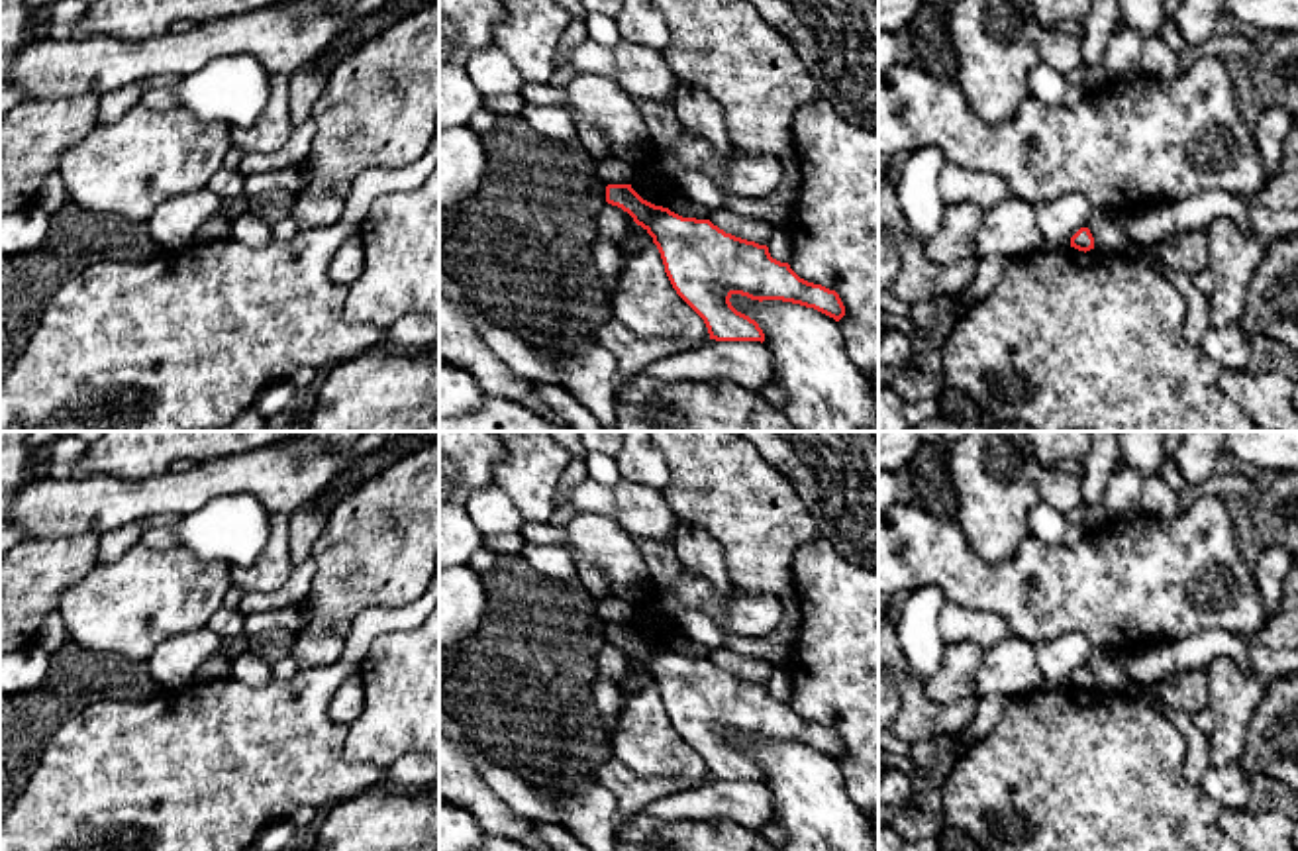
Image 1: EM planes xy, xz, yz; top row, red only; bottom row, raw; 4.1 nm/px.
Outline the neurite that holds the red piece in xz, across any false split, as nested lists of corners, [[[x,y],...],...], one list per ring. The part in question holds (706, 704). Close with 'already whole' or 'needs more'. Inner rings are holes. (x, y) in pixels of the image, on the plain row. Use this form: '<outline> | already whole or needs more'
[[[608,624],[606,641],[627,651],[653,676],[673,727],[704,759],[710,778],[765,780],[759,763],[731,745],[729,737],[733,733],[759,741],[782,739],[800,743],[835,761],[845,755],[845,745],[835,729],[800,718],[788,702],[773,698],[767,684],[725,673],[710,659],[682,657],[669,647],[655,645],[643,639],[631,624]]] | already whole

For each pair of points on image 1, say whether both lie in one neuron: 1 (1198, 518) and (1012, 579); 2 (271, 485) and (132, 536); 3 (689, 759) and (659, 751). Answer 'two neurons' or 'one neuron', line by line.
1: one neuron
2: two neurons
3: one neuron

